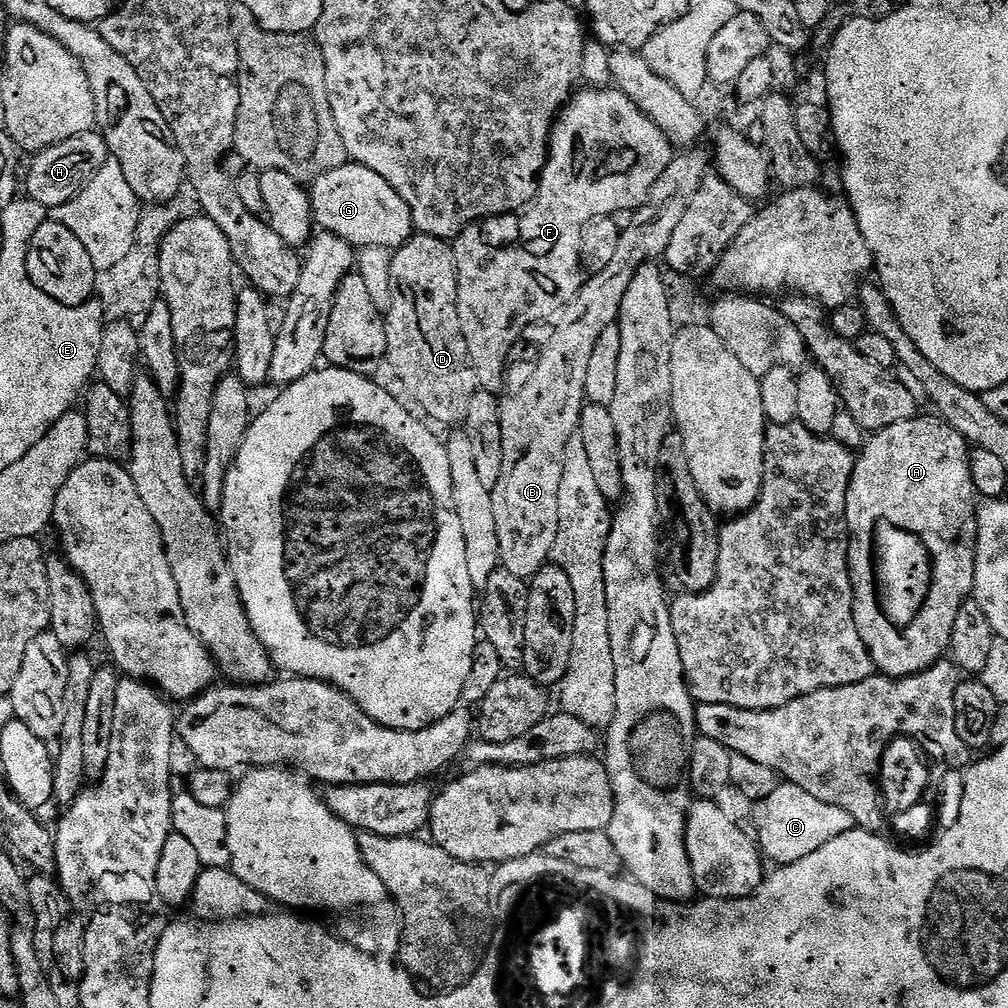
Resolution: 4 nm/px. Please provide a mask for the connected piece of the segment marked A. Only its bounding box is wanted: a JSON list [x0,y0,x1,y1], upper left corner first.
[847,414,978,678]

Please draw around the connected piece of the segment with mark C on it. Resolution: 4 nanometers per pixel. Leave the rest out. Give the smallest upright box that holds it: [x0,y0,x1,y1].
[752,782,856,865]

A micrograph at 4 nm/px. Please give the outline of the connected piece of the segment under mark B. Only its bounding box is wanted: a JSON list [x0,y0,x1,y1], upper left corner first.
[491,146,710,582]

